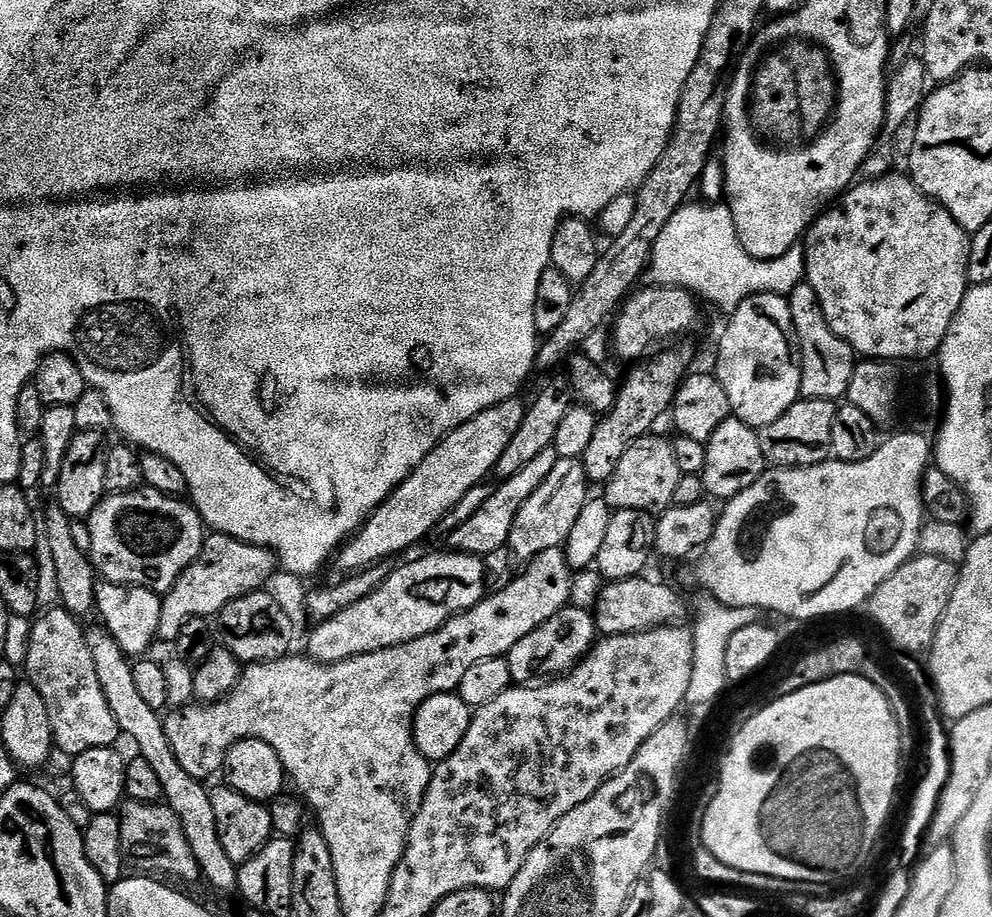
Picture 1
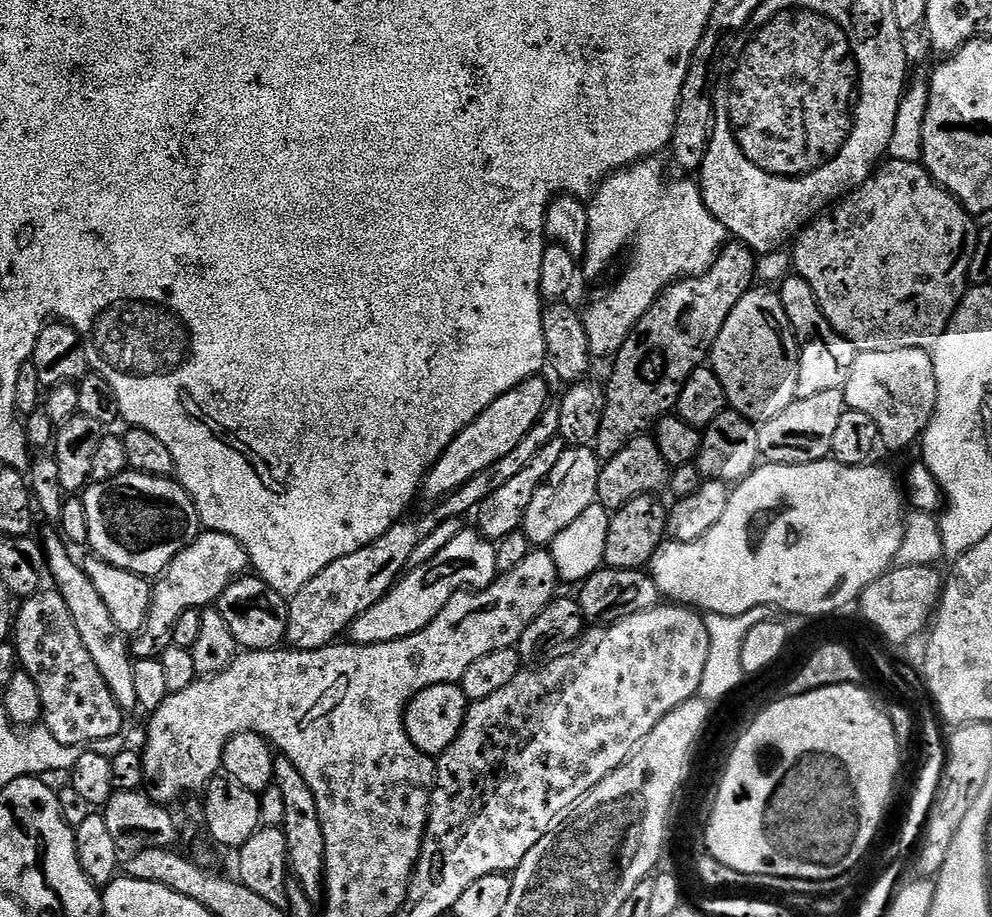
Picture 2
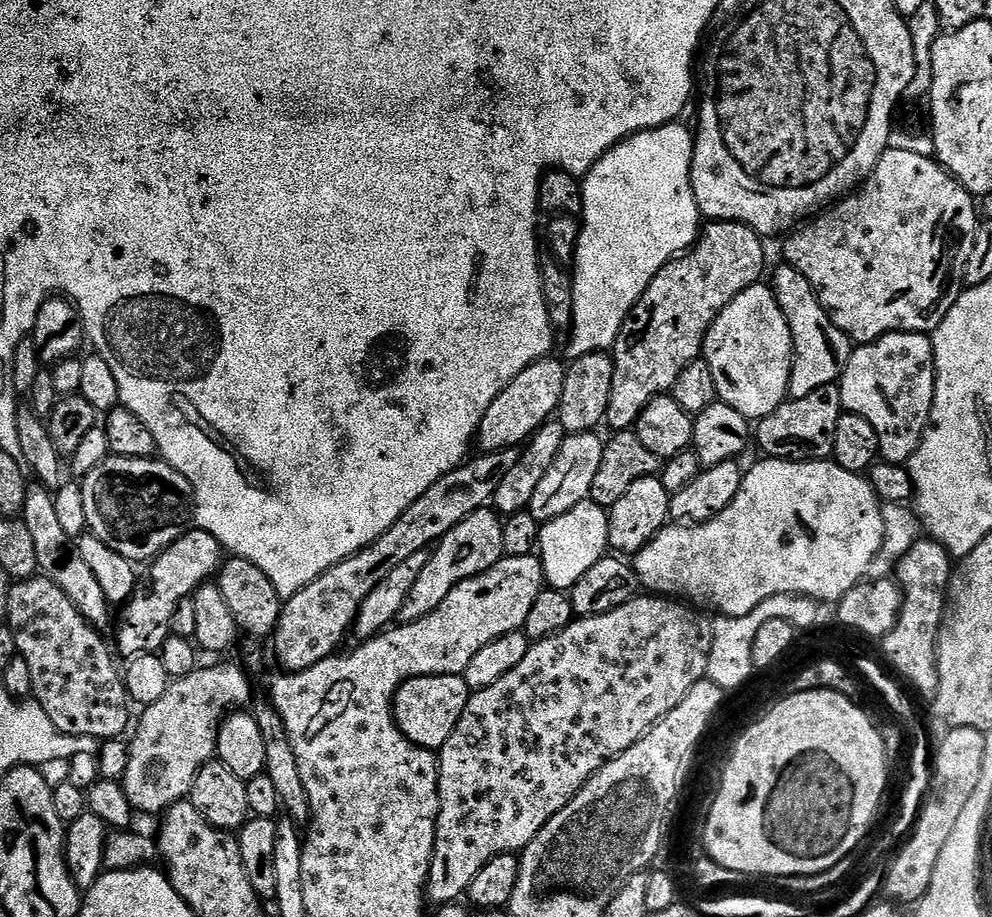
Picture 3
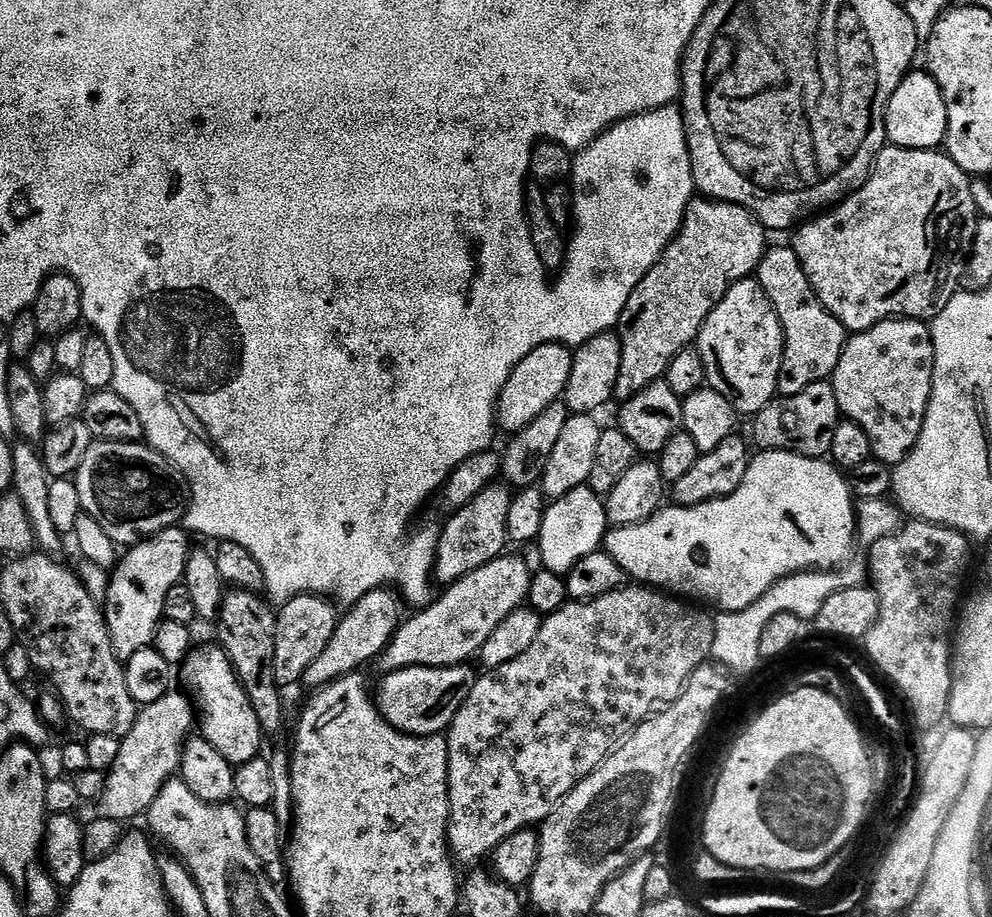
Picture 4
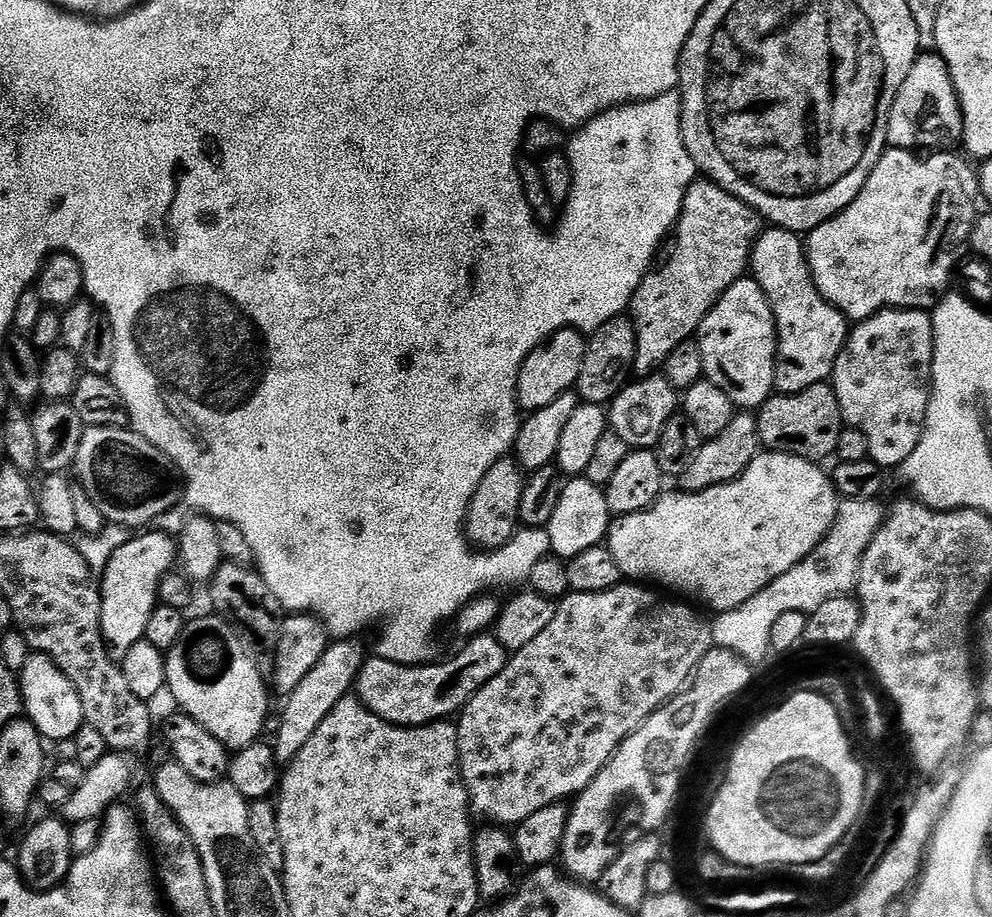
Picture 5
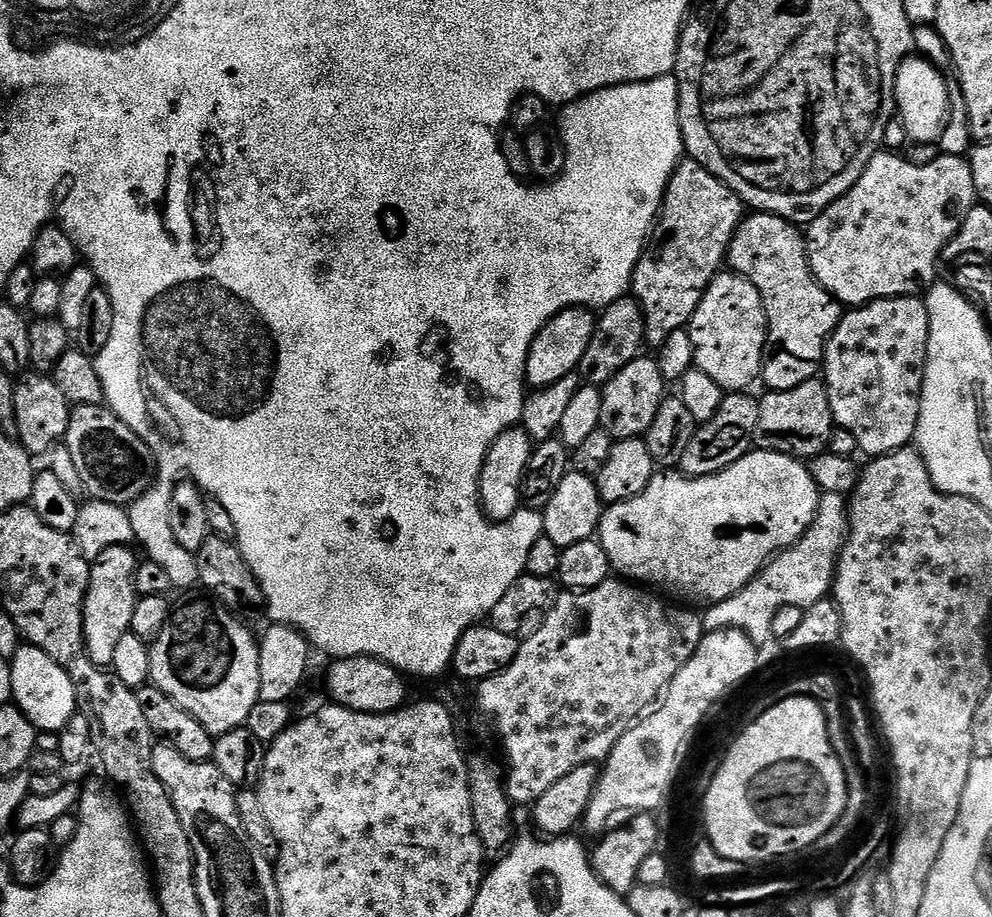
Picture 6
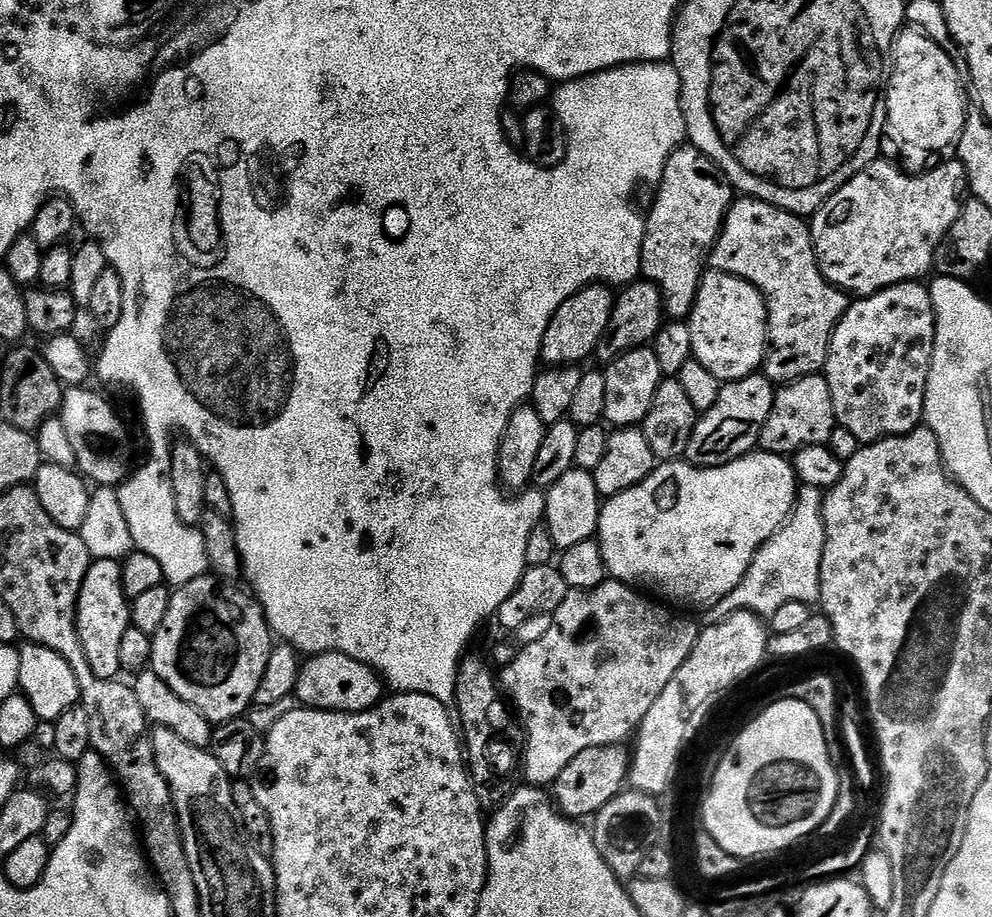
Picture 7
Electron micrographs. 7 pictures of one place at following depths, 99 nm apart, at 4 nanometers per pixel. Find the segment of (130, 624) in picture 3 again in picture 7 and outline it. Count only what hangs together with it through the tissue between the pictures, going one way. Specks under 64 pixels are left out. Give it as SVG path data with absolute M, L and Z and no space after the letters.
M95 560L88 568L86 578L82 582L82 590L76 607L76 629L82 642L82 650L86 650L86 662L90 662L90 670L103 680L115 680L121 675L122 669L118 662L118 653L122 643L122 634L130 626L130 601L122 586L122 564L120 560Z

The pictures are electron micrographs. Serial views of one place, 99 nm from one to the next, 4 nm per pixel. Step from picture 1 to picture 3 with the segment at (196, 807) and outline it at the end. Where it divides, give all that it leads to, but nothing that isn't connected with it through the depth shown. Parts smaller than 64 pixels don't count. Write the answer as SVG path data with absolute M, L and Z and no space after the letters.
M29 485L26 502L20 515L33 537L40 572L58 585L62 592L74 602L75 608L87 621L96 628L107 629L106 626L110 622L110 611L112 611L111 605L102 592L98 578L91 573L90 566L83 561L79 543L72 536L66 534L66 530L59 523L58 514L55 513L54 500L53 493L45 486Z

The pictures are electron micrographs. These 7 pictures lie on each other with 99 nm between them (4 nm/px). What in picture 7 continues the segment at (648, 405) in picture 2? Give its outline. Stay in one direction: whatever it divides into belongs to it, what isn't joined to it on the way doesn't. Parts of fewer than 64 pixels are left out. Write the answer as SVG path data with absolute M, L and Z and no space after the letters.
M681 146L670 154L666 162L666 170L655 192L656 201L652 204L652 213L650 211L647 213L644 222L640 271L643 279L658 286L664 299L665 313L672 320L684 320L692 315L692 307L700 289L700 278L706 271L706 261L709 259L710 250L720 236L724 216L734 199L734 189L726 177L720 173L720 167L710 158L706 158L702 150L691 146Z

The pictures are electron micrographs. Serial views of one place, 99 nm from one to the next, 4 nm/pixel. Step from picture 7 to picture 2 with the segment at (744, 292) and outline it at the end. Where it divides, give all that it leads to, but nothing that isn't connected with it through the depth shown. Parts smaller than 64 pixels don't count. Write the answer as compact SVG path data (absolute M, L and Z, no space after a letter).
M753 286L738 301L722 325L720 332L715 333L710 349L710 367L718 378L724 391L727 407L742 416L755 417L756 408L760 408L772 396L772 391L780 384L780 375L784 372L784 363L789 363L790 352L784 349L784 332L786 336L786 310L782 310L782 302L771 287Z

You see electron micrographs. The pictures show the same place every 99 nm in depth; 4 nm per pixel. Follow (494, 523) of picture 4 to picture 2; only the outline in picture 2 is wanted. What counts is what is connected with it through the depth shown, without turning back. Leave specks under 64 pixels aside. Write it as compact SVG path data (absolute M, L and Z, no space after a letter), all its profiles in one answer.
M475 527L467 528L456 532L429 564L405 571L376 605L370 606L349 625L347 639L353 644L376 644L409 636L428 625L455 592L488 587L498 575L497 545L485 540Z

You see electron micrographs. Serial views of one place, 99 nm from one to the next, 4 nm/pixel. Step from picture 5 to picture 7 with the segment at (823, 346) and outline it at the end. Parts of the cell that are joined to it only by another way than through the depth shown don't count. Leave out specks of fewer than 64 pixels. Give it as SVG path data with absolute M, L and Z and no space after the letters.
M741 195L733 199L720 227L720 236L710 250L710 264L715 271L731 276L740 276L750 282L764 296L768 308L768 351L762 365L763 375L773 385L783 386L803 376L817 375L828 357L828 347L836 324L844 317L850 303L849 293L834 287L820 273L816 251L812 245L812 230L809 221L802 216L782 210L770 202Z

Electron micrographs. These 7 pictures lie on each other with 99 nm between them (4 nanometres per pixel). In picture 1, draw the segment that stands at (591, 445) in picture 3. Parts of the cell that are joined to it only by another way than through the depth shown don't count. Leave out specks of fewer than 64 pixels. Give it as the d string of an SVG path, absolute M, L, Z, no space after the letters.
M557 459L555 463L545 474L544 481L532 493L527 493L522 510L518 510L518 518L514 518L507 547L511 548L517 561L529 562L542 554L542 550L563 546L568 541L570 530L574 530L574 522L578 522L578 514L582 514L582 506L586 506L590 499L590 481L583 459Z

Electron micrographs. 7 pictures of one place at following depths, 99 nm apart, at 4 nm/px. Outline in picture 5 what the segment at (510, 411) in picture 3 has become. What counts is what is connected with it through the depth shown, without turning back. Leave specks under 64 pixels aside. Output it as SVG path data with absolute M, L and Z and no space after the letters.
M559 328L553 336L535 345L528 353L526 362L522 362L518 374L518 390L516 401L525 413L531 414L542 410L542 406L550 406L554 398L573 391L578 382L578 374L582 374L582 362L586 362L588 340L585 333L575 328Z

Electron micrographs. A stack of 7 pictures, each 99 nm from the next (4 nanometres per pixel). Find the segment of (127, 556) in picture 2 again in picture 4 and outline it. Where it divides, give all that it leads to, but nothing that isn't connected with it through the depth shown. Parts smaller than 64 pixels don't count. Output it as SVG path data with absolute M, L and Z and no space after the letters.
M93 439L74 479L84 512L94 518L94 522L98 522L98 526L102 526L102 530L106 530L106 534L110 534L110 538L118 546L140 544L162 530L177 527L183 521L190 503L190 489L184 477L168 463L168 459L161 452L156 452L144 442L127 444Z

